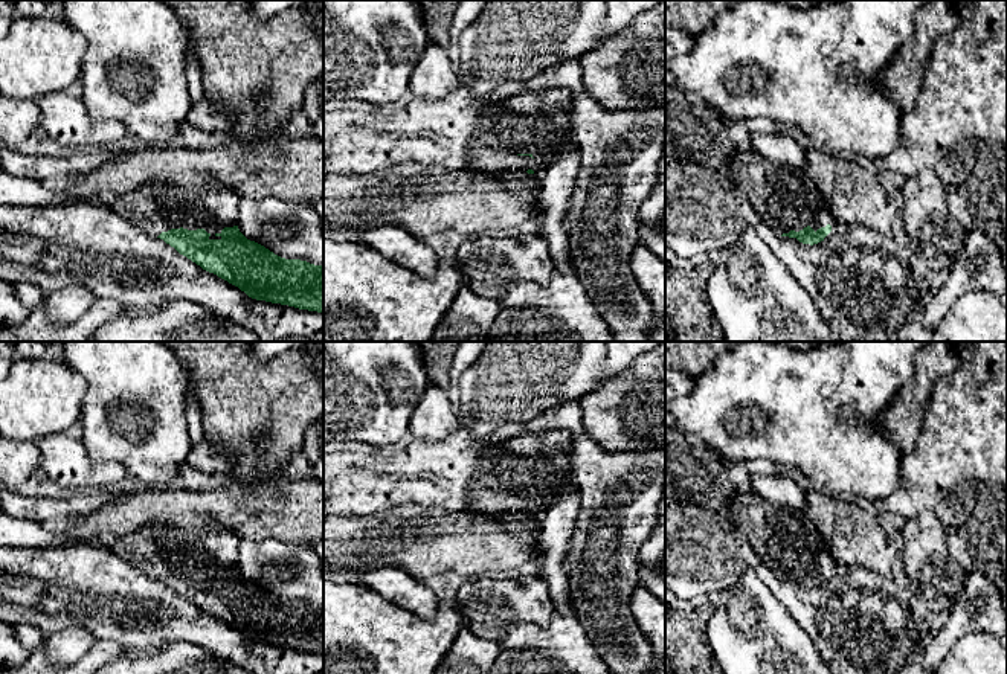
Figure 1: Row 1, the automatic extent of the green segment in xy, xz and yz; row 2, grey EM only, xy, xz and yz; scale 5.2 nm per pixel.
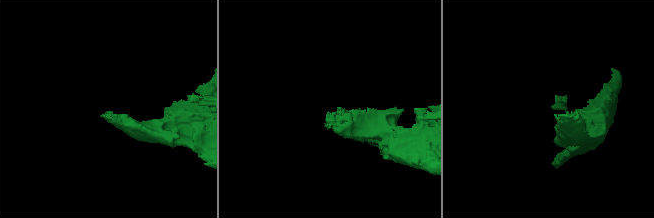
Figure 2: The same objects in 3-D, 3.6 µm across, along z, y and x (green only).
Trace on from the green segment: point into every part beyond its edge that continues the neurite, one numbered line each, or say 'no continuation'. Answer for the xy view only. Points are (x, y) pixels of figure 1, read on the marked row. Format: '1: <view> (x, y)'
1: xy (156, 206)

